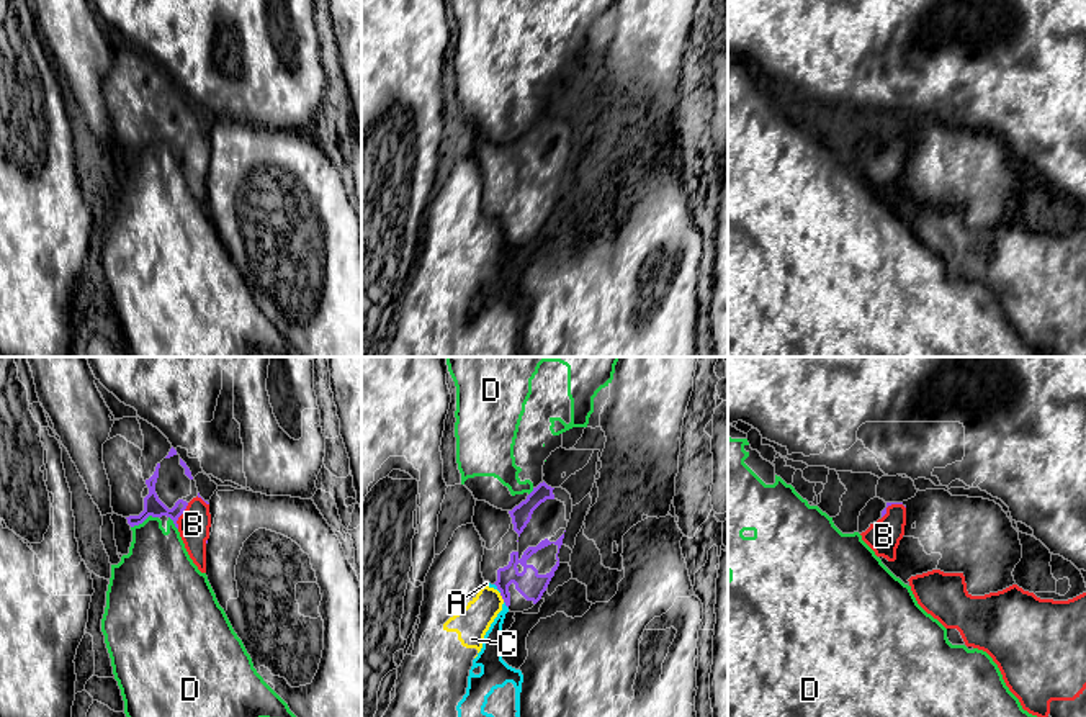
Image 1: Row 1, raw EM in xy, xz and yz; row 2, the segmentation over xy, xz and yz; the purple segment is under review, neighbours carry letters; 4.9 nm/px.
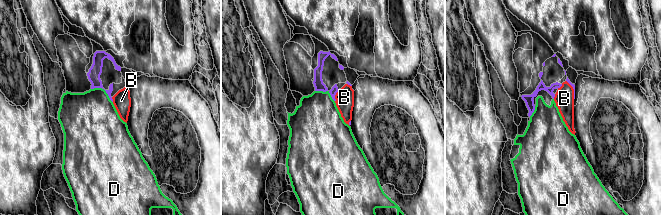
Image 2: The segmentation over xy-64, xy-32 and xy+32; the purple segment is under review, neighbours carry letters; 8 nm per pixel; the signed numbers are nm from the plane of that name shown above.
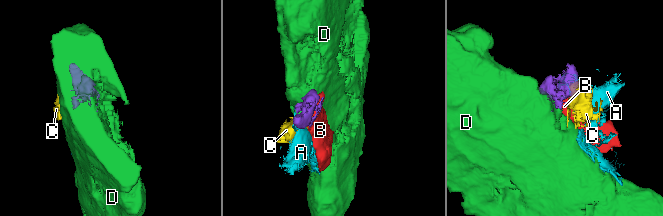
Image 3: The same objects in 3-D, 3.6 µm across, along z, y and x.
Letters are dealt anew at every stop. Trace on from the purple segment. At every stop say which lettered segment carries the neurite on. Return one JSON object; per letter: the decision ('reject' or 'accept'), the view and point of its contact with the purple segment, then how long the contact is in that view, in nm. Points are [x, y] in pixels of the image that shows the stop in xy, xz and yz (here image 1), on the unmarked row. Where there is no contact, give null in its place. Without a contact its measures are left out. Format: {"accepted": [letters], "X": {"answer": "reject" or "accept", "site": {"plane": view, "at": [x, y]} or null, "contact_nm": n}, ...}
{"accepted": ["B"], "A": {"answer": "reject", "site": {"plane": "xz", "at": [506, 238]}, "contact_nm": 40}, "B": {"answer": "accept", "site": {"plane": "xy", "at": [180, 148]}, "contact_nm": 140}, "C": {"answer": "reject", "site": {"plane": "xz", "at": [502, 231]}, "contact_nm": 50}, "D": {"answer": "reject", "site": {"plane": "xy", "at": [144, 153]}, "contact_nm": 150}}

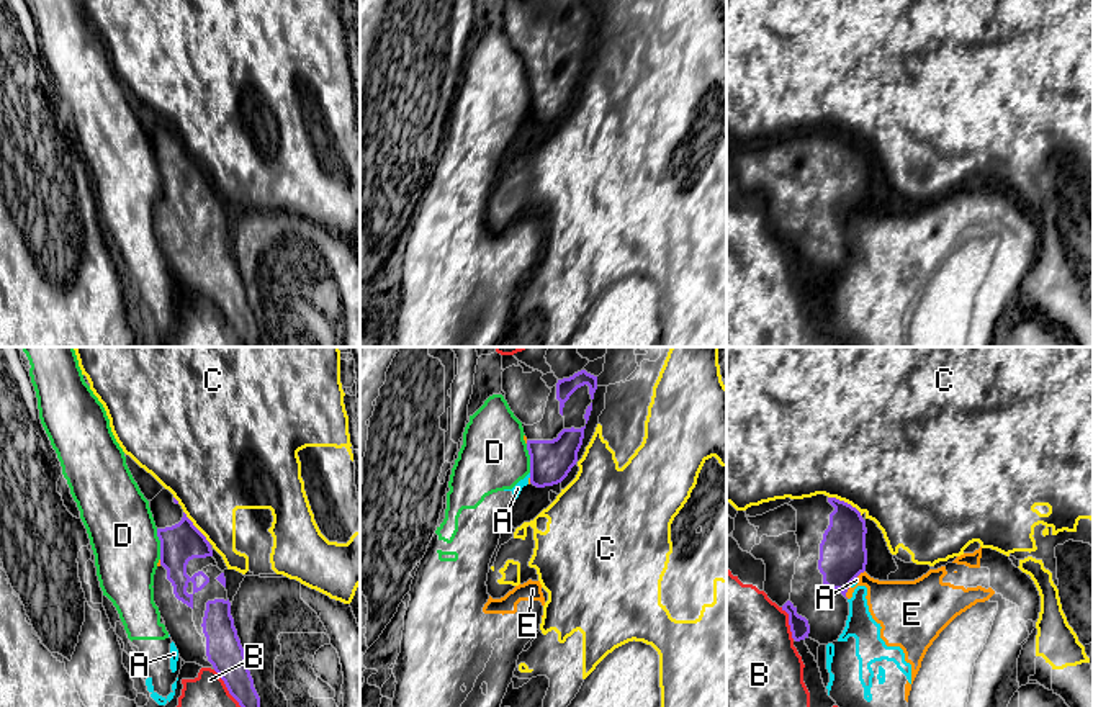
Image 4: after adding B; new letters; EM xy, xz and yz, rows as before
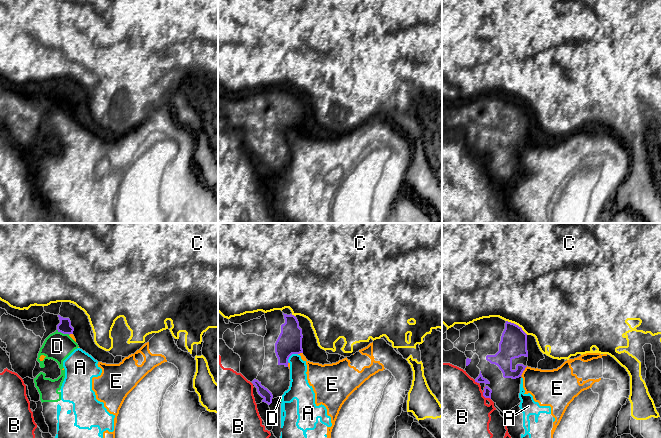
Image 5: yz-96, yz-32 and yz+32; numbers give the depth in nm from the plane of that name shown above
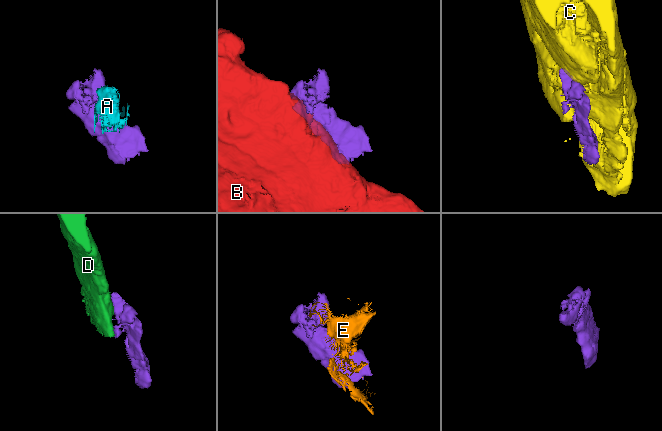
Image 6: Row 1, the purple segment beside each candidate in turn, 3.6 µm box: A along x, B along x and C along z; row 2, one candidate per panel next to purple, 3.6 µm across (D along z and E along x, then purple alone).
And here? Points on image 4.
{"accepted": [], "A": {"answer": "reject", "site": {"plane": "xz", "at": [530, 108]}, "contact_nm": 30}, "B": {"answer": "reject", "site": {"plane": "yz", "at": [789, 257]}, "contact_nm": 170}, "C": {"answer": "reject", "site": {"plane": "yz", "at": [846, 136]}, "contact_nm": 190}, "D": {"answer": "reject", "site": {"plane": "xy", "at": [161, 177]}, "contact_nm": 150}, "E": {"answer": "reject", "site": {"plane": "yz", "at": [846, 225]}, "contact_nm": 70}}

